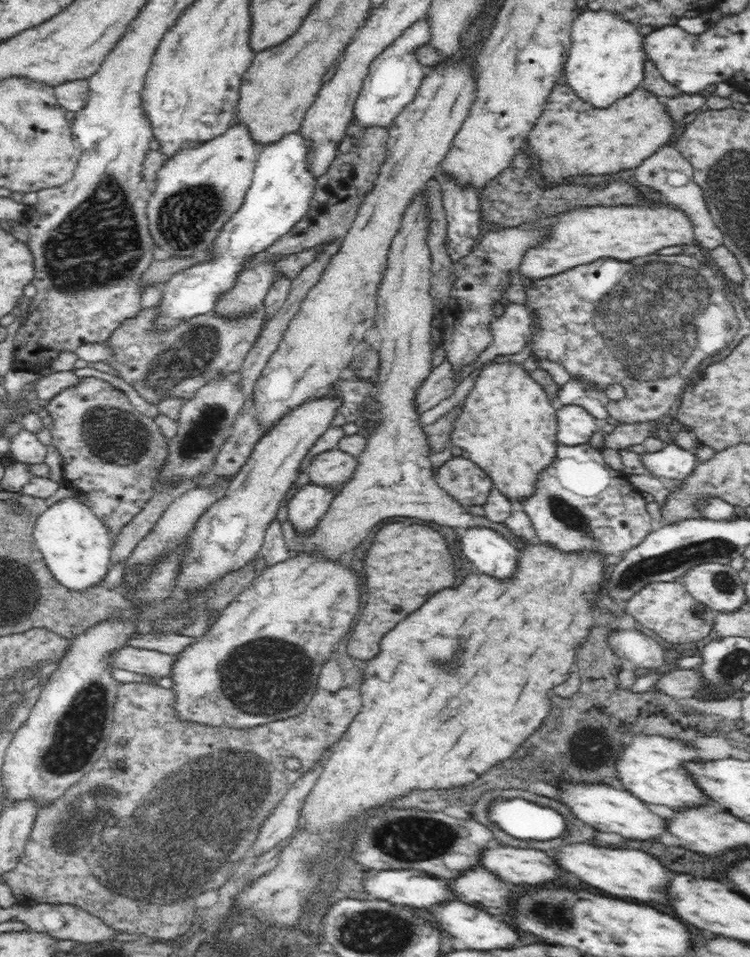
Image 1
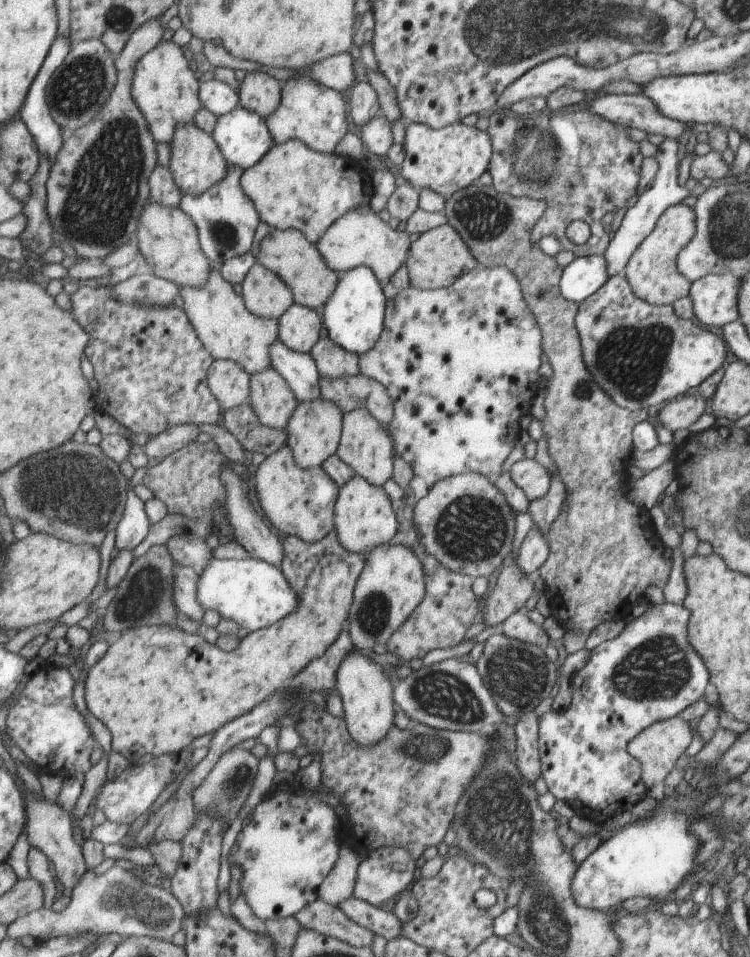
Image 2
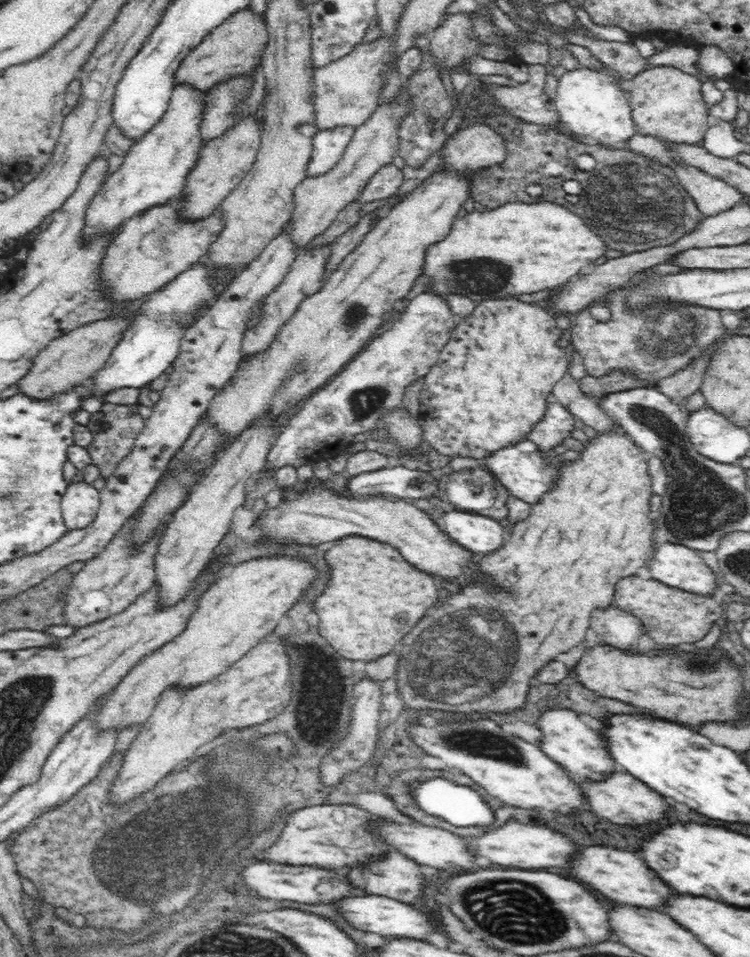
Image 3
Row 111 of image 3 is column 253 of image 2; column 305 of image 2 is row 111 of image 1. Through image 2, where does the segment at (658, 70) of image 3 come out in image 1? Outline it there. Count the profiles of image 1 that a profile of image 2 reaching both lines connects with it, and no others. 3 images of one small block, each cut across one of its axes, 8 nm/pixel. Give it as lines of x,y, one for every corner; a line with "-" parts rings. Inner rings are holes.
557,84
550,90
550,94
546,95
546,104
528,136
528,142
534,154
538,156
539,165
536,168
550,181
560,183
565,178
577,174
607,174
624,170
624,168
635,169
646,158
656,154
662,146
667,146
672,136
676,134
679,122
671,116
664,100
662,96
640,87
618,100
617,104
610,109
597,110
579,100
565,85

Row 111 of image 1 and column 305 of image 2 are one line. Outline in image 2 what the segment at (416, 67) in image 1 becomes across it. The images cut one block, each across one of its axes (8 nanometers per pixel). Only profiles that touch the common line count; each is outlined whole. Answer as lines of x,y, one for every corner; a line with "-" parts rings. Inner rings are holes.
280,340
272,348
272,359
275,370
288,380
300,404
324,398
323,375
311,353
294,351

